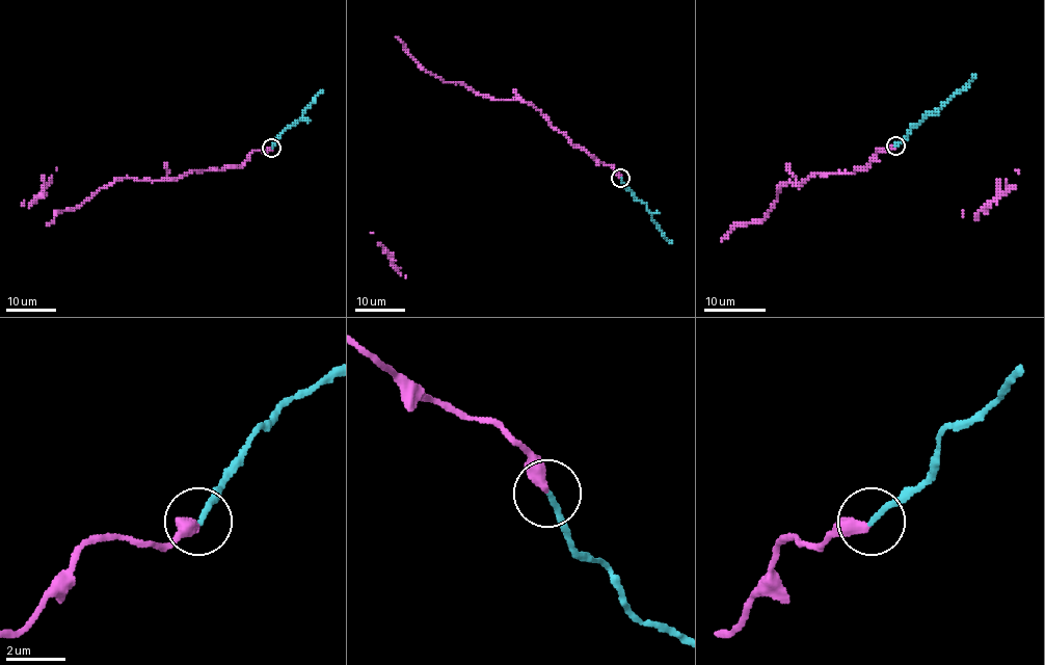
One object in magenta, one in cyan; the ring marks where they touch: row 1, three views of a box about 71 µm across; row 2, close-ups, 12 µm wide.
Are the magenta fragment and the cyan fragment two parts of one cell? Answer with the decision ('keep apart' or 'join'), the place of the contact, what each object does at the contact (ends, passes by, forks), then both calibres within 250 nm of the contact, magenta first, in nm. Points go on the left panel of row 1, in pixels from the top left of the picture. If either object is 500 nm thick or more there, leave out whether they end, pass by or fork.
keep apart | (271, 148) | magenta ends | cyan ends | 380/180 nm

